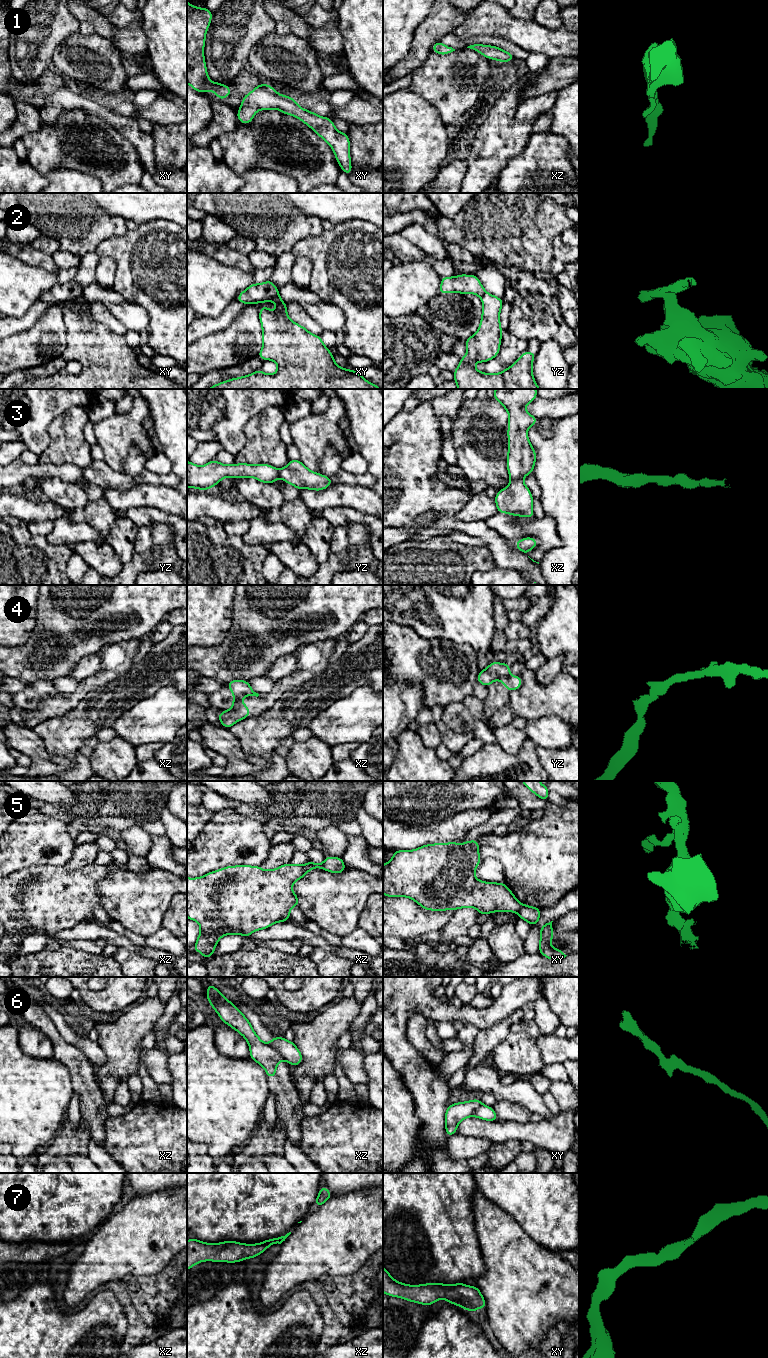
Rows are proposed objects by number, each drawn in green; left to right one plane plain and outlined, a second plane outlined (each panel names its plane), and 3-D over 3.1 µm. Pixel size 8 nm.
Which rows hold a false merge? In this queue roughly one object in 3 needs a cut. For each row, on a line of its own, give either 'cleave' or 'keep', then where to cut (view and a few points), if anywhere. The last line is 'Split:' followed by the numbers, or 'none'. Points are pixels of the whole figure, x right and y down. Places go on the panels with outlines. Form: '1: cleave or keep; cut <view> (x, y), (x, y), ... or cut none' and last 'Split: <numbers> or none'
1: keep; cut none
2: cleave; cut xy (277, 294), (268, 300)
3: keep; cut none
4: cleave; cut xz (241, 701), (232, 707)
5: cleave; cut xy (522, 905), (517, 912)
6: cleave; cut xz (268, 1044), (283, 1058)
7: keep; cut none
Split: 2, 4, 5, 6

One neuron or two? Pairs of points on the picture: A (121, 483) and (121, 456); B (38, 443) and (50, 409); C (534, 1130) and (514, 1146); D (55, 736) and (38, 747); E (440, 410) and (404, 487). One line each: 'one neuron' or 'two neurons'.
A: two neurons
B: one neuron
C: two neurons
D: two neurons
E: two neurons

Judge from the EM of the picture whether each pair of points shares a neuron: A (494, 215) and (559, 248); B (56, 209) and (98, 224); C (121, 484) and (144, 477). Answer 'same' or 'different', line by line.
A: different
B: same
C: same

